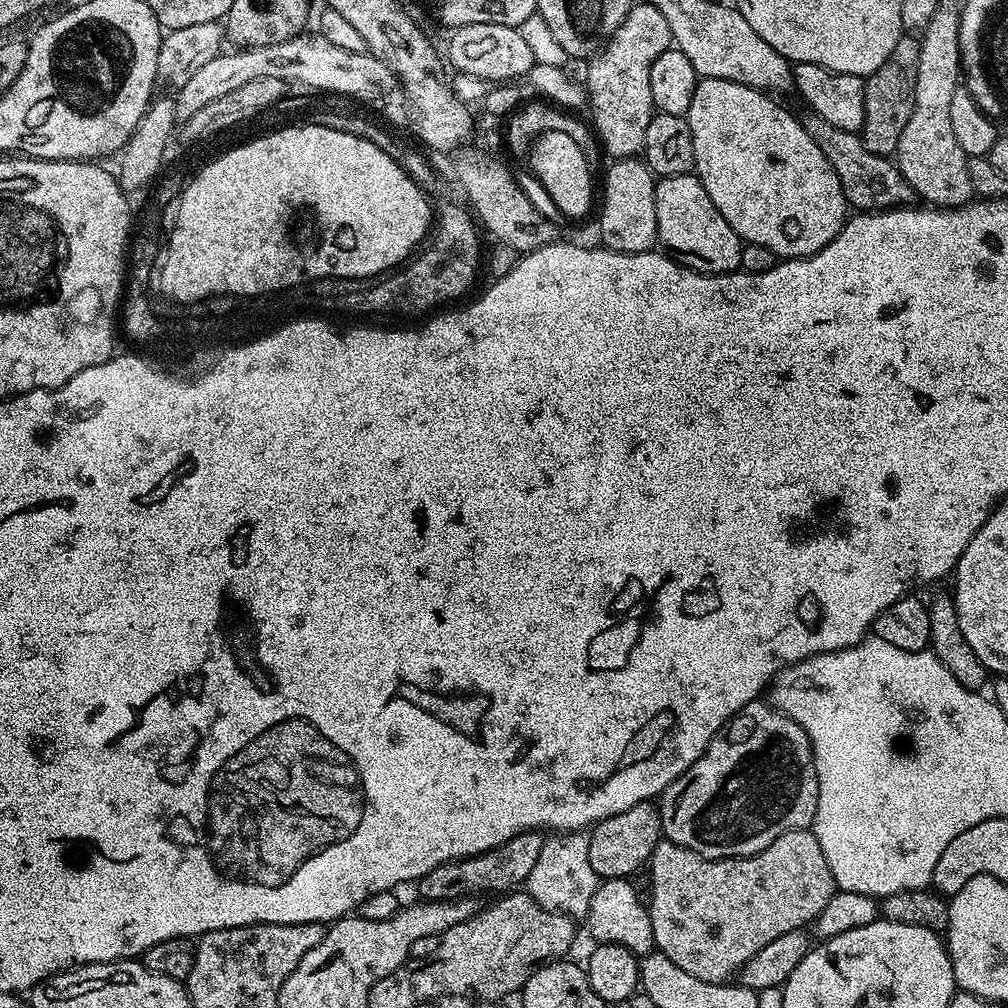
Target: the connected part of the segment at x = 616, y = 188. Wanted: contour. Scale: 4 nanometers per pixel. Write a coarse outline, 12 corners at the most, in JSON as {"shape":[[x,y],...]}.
{"shape":[[613,159],[599,201],[614,252],[657,243],[654,173]]}

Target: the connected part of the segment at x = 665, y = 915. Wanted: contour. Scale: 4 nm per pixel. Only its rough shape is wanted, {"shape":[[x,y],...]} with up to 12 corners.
{"shape":[[816,833],[652,852],[653,945],[727,981],[838,891]]}

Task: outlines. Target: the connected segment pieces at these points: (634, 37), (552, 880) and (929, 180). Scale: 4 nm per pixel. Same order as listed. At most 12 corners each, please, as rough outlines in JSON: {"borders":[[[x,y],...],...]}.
{"borders":[[[636,2],[582,77],[601,145],[608,124],[650,126],[650,66],[673,47]],[[588,832],[552,834],[526,891],[548,912],[587,917],[597,883]],[[960,12],[922,30],[914,110],[894,163],[921,201],[973,199],[950,123],[962,84]]]}

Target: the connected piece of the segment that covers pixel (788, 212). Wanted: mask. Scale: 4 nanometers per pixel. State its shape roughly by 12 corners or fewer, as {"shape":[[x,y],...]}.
{"shape":[[701,79],[694,175],[741,241],[813,256],[838,174],[771,95]]}

